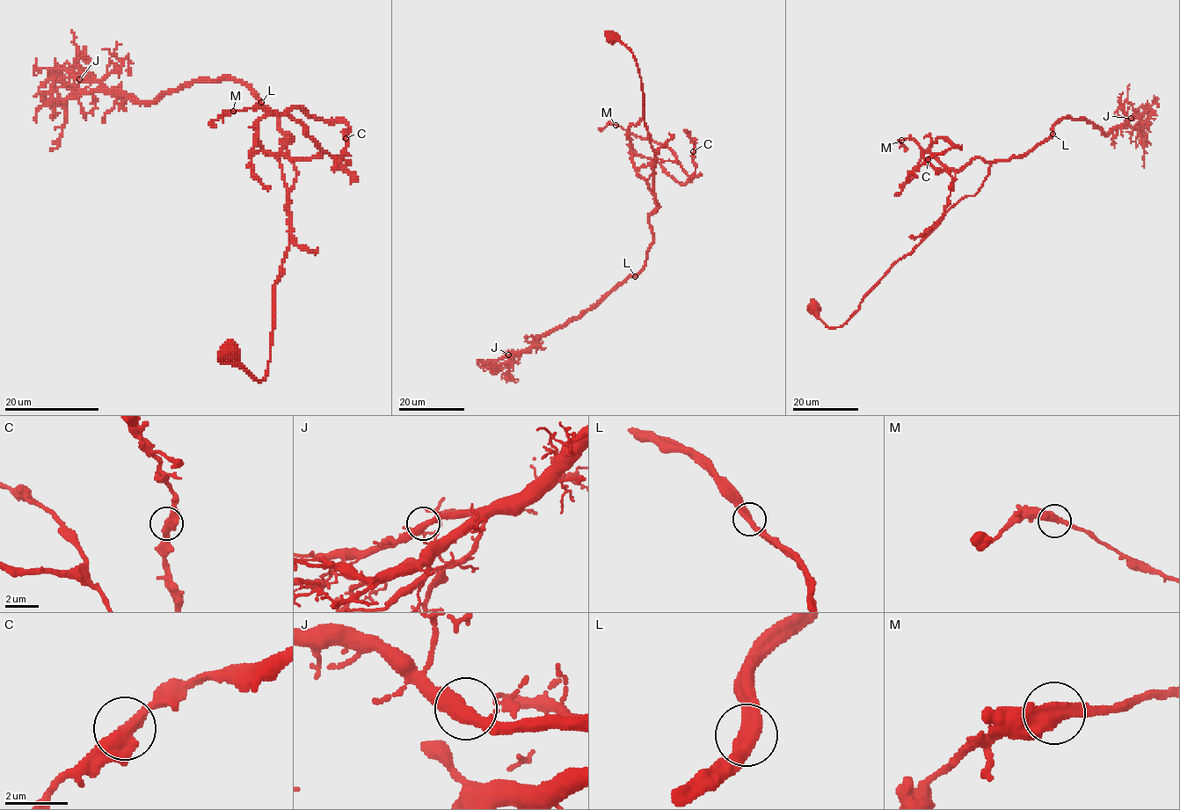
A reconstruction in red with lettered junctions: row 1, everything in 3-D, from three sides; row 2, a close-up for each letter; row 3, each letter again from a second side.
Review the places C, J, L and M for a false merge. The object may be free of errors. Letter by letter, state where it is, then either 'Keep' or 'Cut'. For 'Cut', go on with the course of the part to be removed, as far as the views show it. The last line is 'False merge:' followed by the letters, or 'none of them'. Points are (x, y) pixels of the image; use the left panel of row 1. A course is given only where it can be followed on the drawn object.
C: Place: (345, 138). Keep
J: Place: (79, 79). Keep
L: Place: (261, 102). Keep
M: Place: (233, 111). Keep
False merge: none of them

